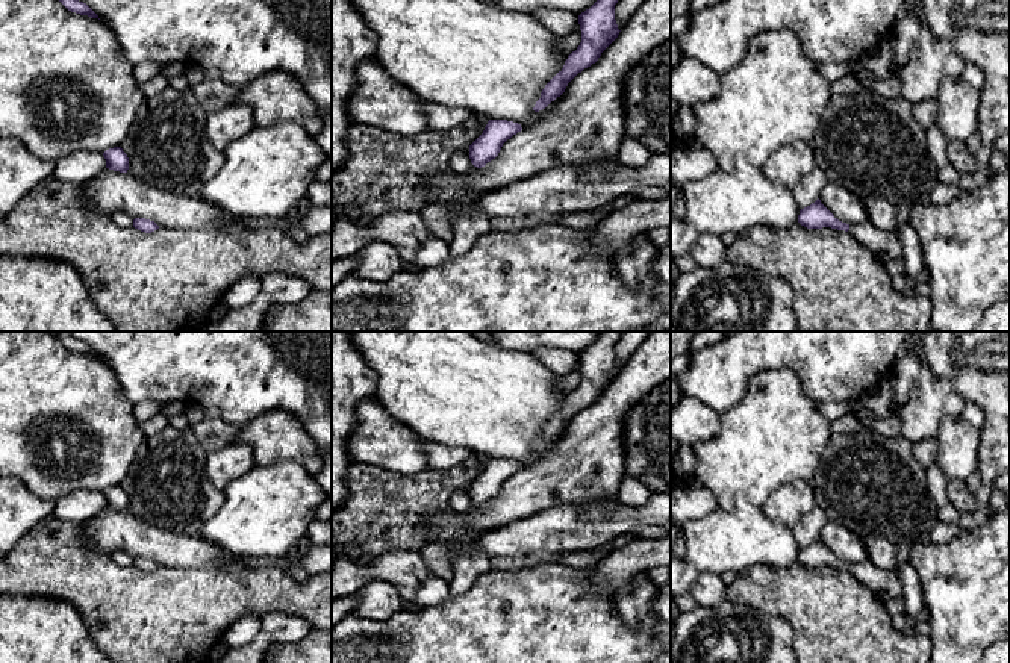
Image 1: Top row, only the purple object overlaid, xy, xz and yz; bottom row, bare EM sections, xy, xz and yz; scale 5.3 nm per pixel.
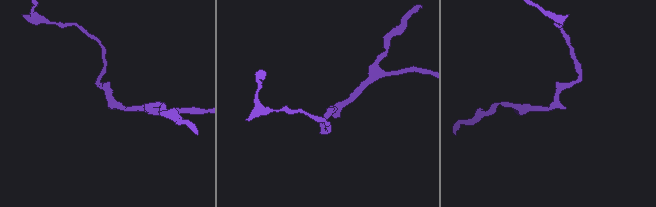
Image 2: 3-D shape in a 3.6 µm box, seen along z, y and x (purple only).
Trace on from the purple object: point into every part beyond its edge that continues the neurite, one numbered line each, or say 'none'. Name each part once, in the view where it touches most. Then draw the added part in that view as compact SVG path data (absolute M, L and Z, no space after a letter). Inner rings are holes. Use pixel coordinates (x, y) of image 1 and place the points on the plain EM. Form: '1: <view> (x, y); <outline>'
1: yz (883, 583); M869 560L851 563L848 571L883 601L902 595L902 584L898 571L877 568Z

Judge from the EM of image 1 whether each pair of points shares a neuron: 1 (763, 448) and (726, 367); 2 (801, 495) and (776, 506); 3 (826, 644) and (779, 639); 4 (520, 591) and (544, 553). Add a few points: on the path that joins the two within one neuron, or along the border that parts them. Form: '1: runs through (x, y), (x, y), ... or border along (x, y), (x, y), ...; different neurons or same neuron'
1: border along (762, 371), (750, 380), (747, 392), (720, 413); different neurons
2: runs through (795, 500), (782, 506); same neuron
3: border along (768, 616), (782, 616), (791, 625), (794, 647); different neurons
4: border along (554, 562), (500, 571); different neurons

